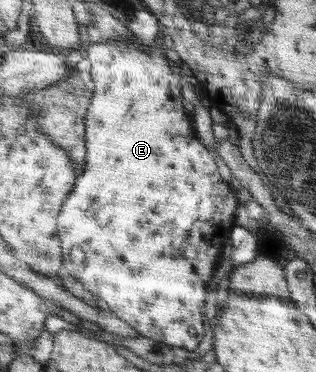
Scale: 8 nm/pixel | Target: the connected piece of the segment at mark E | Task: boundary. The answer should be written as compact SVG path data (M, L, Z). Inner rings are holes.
M119 39L106 43L90 43L83 56L90 64L94 91L84 120L86 160L82 167L83 173L76 179L71 194L67 196L60 210L61 214L57 215L57 236L61 241L62 266L85 287L85 290L93 293L101 305L117 318L123 319L123 322L134 328L141 336L187 351L201 350L204 348L202 341L205 337L203 322L207 294L205 284L211 280L211 274L219 267L222 250L236 225L235 191L231 184L219 178L213 156L197 137L190 123L190 109L181 96L179 77L176 77L169 67L164 51L154 51L151 47L143 48L137 43Z

